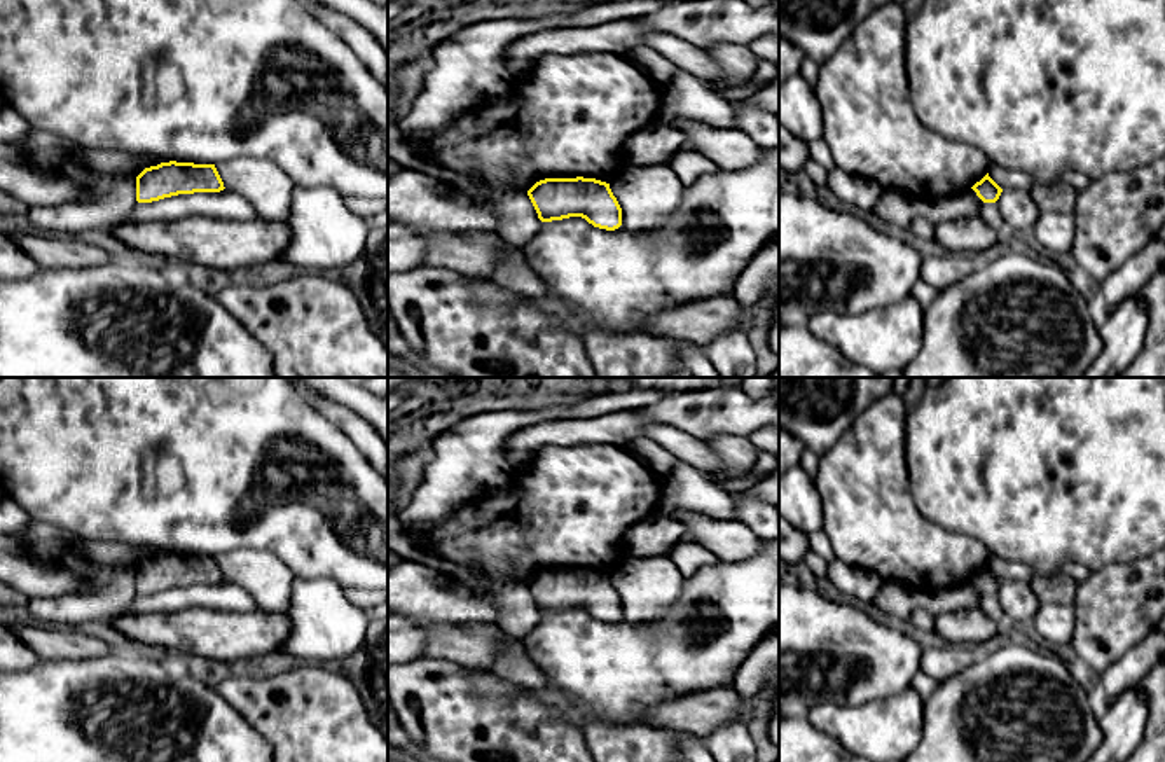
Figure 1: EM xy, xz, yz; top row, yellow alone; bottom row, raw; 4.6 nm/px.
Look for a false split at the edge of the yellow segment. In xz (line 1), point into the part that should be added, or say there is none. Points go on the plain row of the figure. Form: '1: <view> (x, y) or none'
1: none

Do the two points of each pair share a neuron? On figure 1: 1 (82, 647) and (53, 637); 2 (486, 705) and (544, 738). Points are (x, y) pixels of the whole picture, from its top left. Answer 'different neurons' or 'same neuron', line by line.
1: same neuron
2: same neuron

